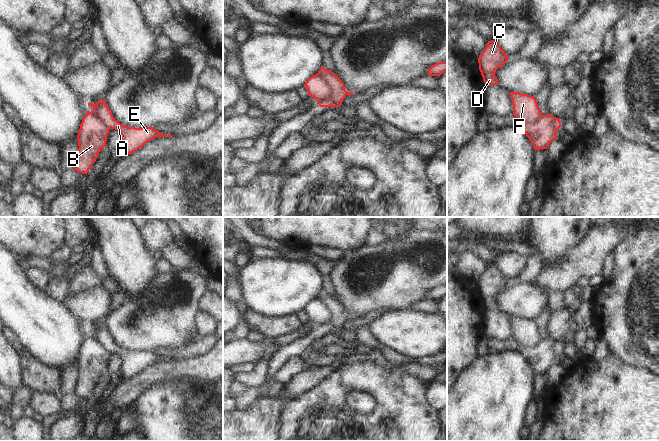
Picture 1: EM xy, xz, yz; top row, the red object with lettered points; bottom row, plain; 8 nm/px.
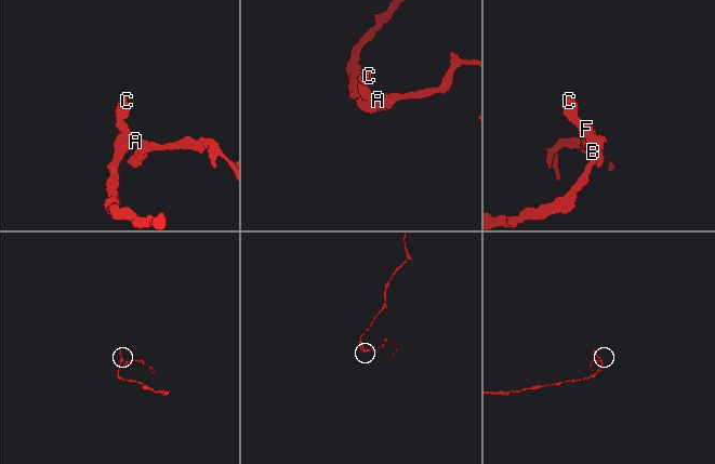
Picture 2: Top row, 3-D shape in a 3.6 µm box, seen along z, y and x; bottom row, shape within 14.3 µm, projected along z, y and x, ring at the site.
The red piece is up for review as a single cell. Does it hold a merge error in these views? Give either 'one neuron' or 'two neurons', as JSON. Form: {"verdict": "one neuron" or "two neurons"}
{"verdict": "two neurons"}

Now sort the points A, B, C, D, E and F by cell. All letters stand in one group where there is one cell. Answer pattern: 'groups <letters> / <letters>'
groups A C D E F / B

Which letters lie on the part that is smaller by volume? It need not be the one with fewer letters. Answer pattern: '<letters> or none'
A, C, D, E, F

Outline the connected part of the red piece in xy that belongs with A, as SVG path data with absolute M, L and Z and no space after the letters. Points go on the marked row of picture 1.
M105 99L102 101L97 101L96 104L89 102L88 106L93 107L91 113L96 116L105 127L109 129L115 129L120 132L121 142L118 150L118 157L126 156L136 152L139 148L142 148L147 142L154 139L155 137L173 137L171 134L163 135L153 127L135 128L120 124L113 117Z

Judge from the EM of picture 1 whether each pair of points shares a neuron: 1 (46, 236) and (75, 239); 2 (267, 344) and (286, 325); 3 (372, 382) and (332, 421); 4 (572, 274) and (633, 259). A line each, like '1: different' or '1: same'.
1: different
2: different
3: same
4: different

